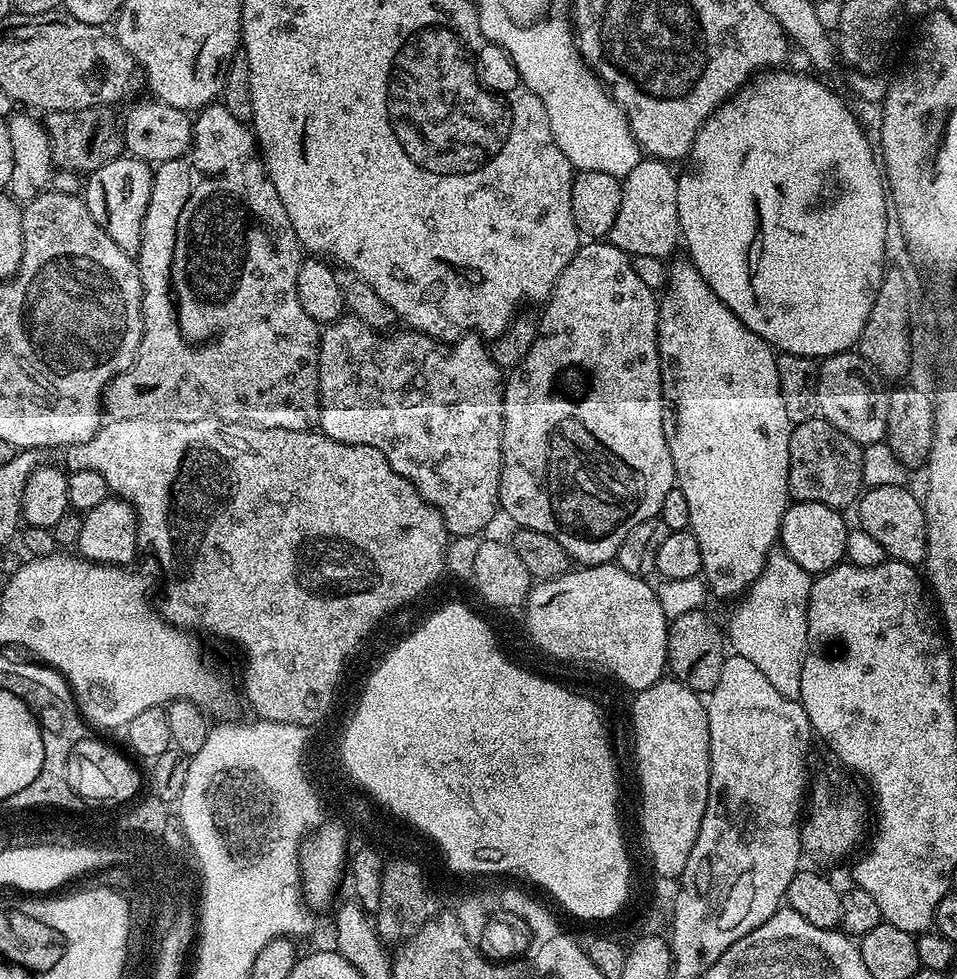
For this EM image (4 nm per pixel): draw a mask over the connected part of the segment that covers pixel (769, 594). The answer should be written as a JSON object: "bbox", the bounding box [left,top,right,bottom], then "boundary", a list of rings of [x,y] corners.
{"bbox":[726,550,813,700],"boundary":[[[782,550],[768,555],[762,574],[739,597],[736,609],[726,624],[726,640],[731,651],[762,670],[787,700],[799,700],[802,690],[802,666],[808,649],[808,599],[813,573],[802,570],[794,558]]]}

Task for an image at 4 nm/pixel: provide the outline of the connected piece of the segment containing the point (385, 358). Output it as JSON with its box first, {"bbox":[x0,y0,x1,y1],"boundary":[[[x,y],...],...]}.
{"bbox":[318,314,505,537],"boundary":[[[345,314],[339,320],[327,325],[320,334],[320,357],[318,358],[318,374],[320,375],[320,423],[319,431],[325,436],[334,438],[343,444],[358,446],[374,446],[374,450],[382,450],[386,462],[402,478],[406,478],[418,490],[418,494],[431,508],[442,514],[449,537],[475,536],[483,533],[483,528],[498,516],[500,503],[500,475],[502,474],[502,438],[504,437],[504,386],[505,373],[494,362],[489,345],[481,337],[469,334],[458,340],[445,342],[427,336],[425,332],[415,330],[393,331],[391,334],[376,332],[366,322],[362,322],[351,314]]]}

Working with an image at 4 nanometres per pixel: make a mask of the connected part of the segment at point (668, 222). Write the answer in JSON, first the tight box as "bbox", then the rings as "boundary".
{"bbox":[606,158,681,258],"boundary":[[[641,158],[638,166],[623,177],[620,189],[622,202],[618,206],[618,218],[610,226],[606,240],[618,250],[633,256],[658,256],[668,258],[673,255],[676,244],[681,243],[680,223],[678,222],[678,179],[669,165],[662,160]]]}

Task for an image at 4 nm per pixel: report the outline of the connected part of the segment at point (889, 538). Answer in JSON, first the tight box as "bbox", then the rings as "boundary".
{"bbox":[858,484,928,566],"boundary":[[[904,484],[868,488],[858,501],[859,508],[859,528],[866,530],[866,534],[872,535],[881,544],[885,557],[913,566],[923,565],[928,557],[928,523],[919,495],[915,496]]]}

